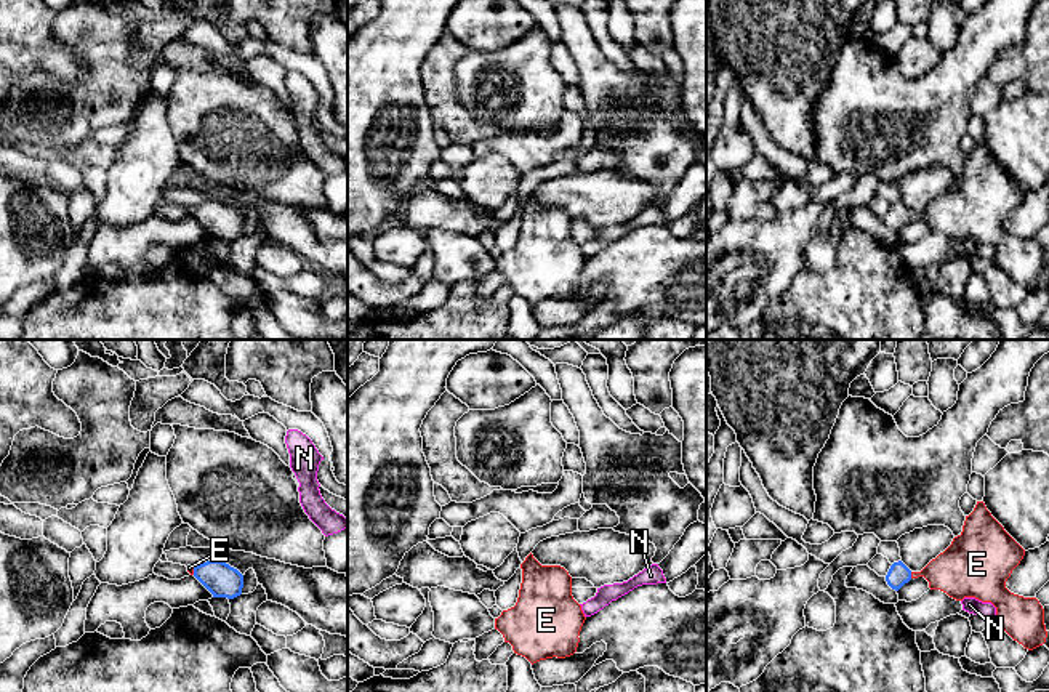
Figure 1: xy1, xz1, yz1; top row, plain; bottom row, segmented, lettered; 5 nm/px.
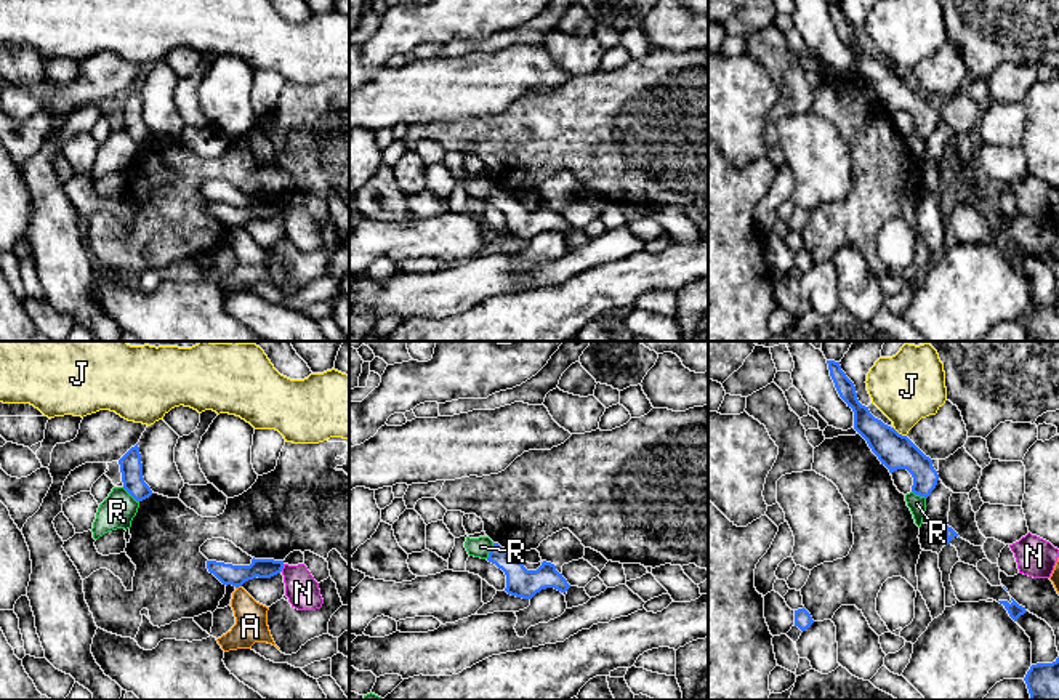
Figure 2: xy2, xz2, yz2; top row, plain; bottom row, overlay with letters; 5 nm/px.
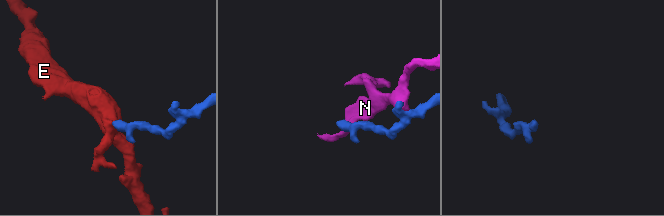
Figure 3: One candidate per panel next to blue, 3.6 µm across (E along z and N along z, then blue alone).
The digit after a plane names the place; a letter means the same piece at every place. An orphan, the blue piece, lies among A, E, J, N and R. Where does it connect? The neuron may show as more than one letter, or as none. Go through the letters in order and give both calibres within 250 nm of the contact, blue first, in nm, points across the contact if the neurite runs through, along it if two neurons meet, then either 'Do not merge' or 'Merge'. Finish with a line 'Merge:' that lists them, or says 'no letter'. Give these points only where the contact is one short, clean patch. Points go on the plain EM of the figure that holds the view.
A: Thickness 110 nm (blue) against 160 nm. Do not merge
E: Thickness 110 nm (blue) against 260 nm. Path across: yz1 (899, 215), (910, 217), (960, 212). Merge
J: Thickness 180 nm (blue) against 320 nm. Boundary: yz2 (893, 69), (905, 77). Do not merge
N: Thickness 110 nm (blue) against 170 nm. Do not merge
R: Thickness 110 nm (blue) against 170 nm. Boundary: xy2 (122, 128), (138, 143). Do not merge
Merge: E

